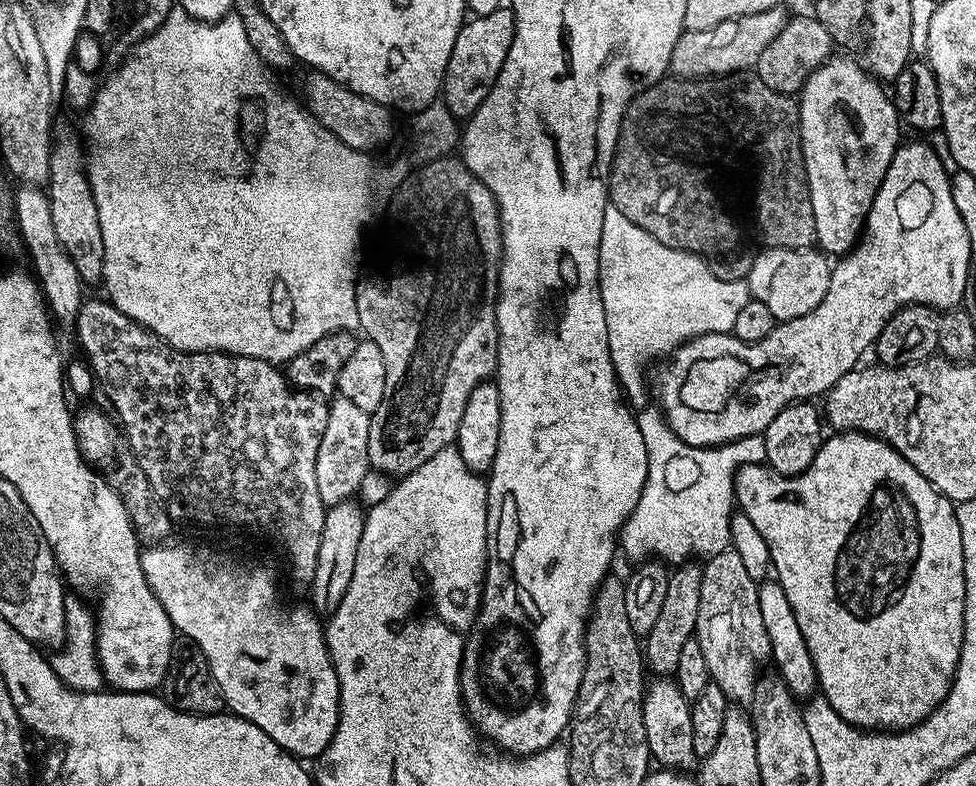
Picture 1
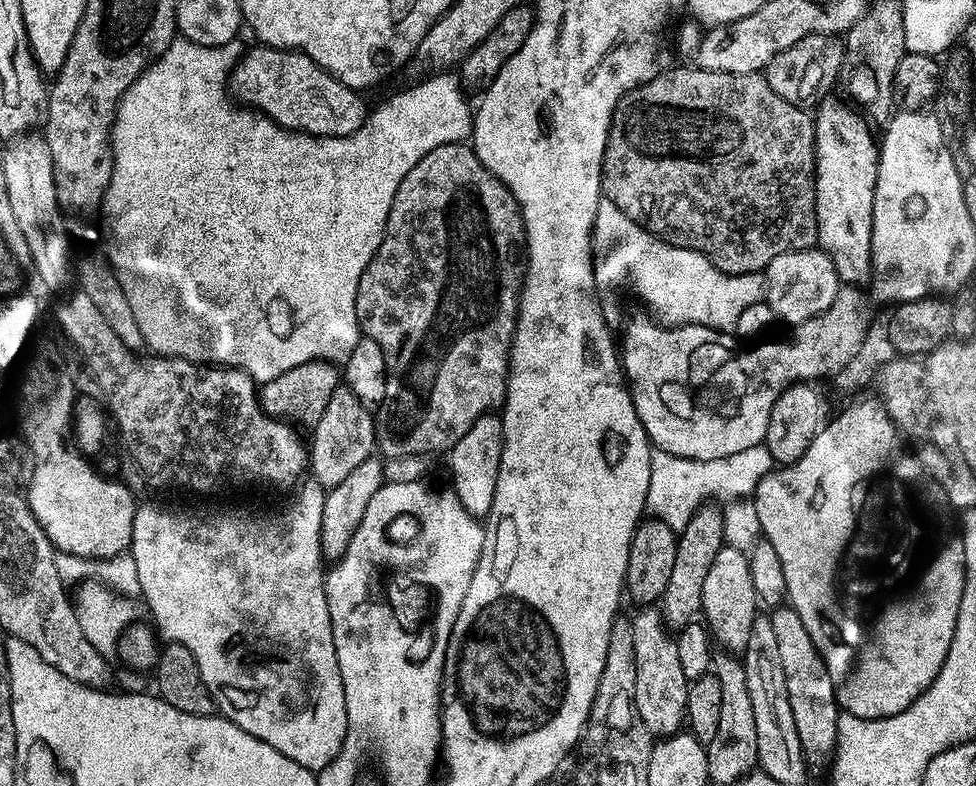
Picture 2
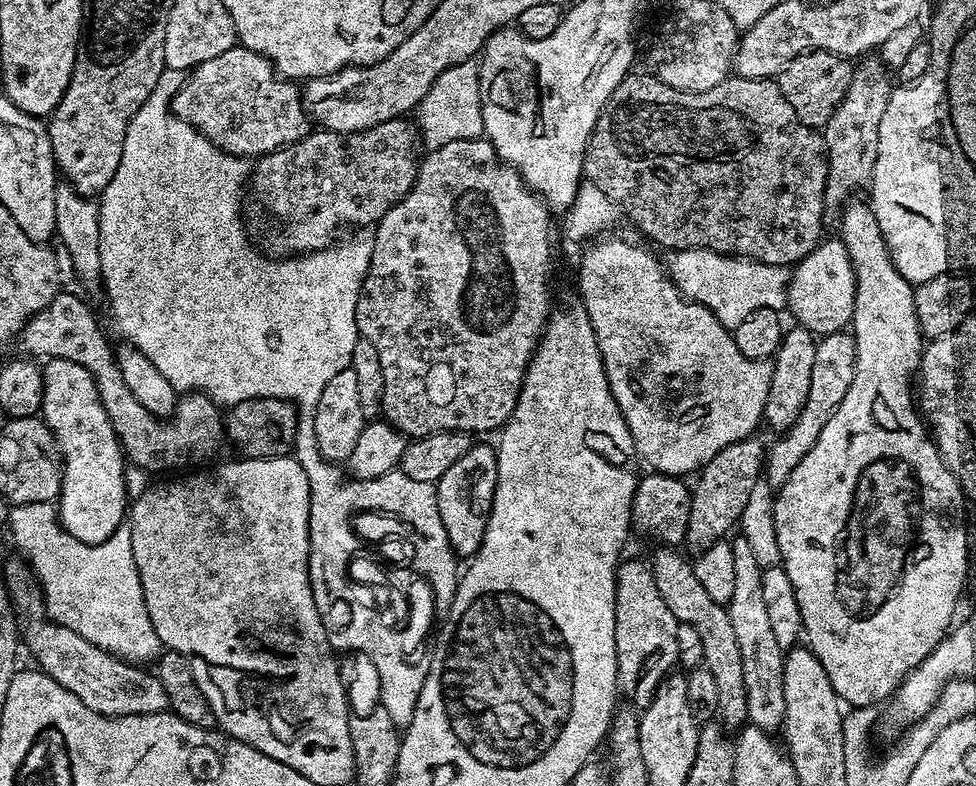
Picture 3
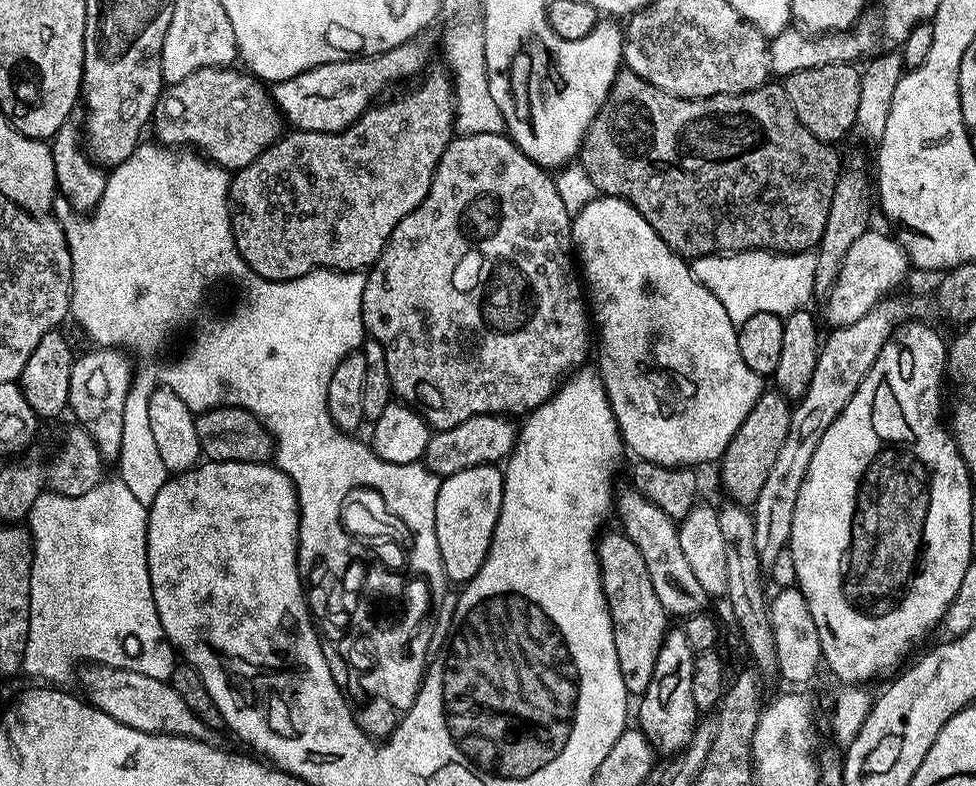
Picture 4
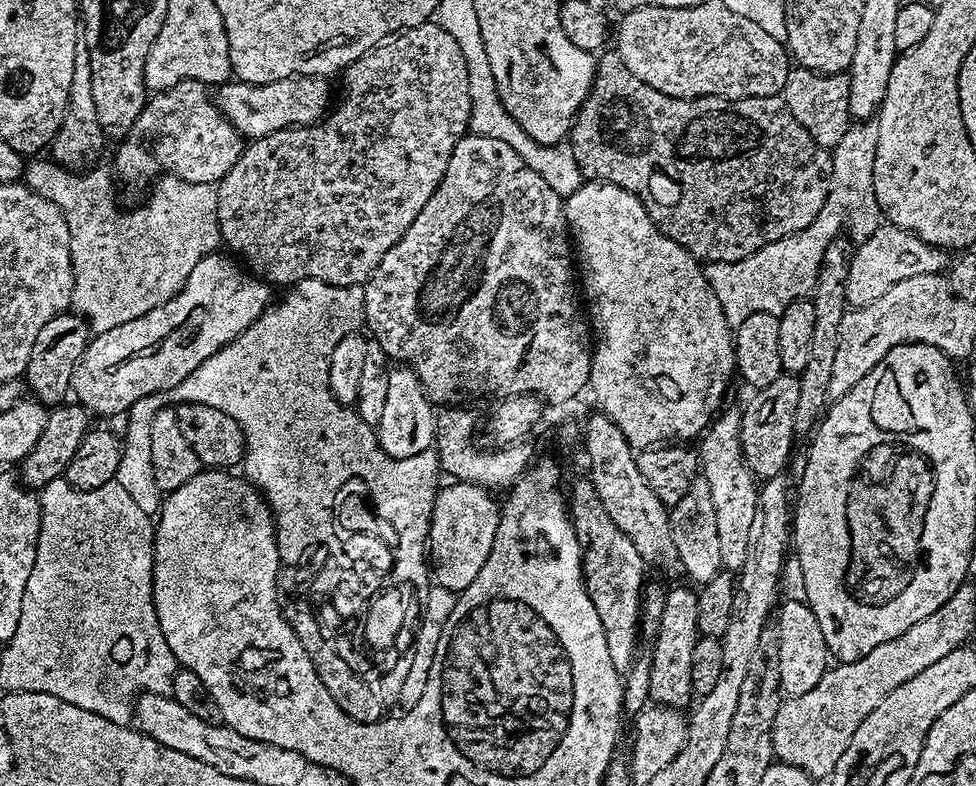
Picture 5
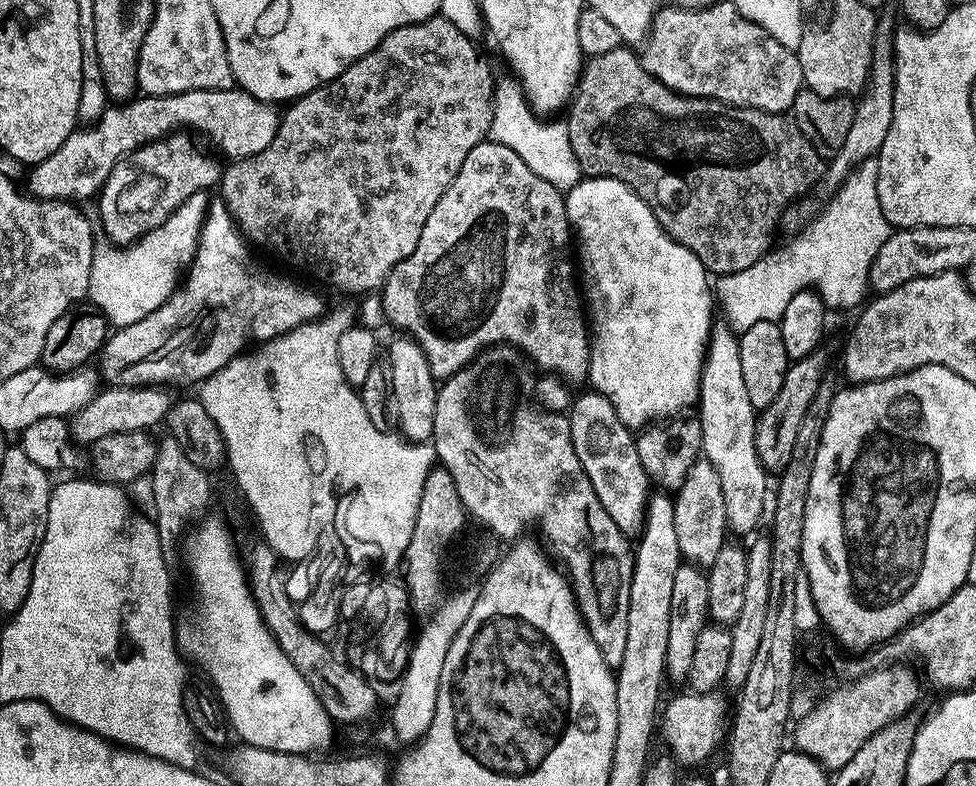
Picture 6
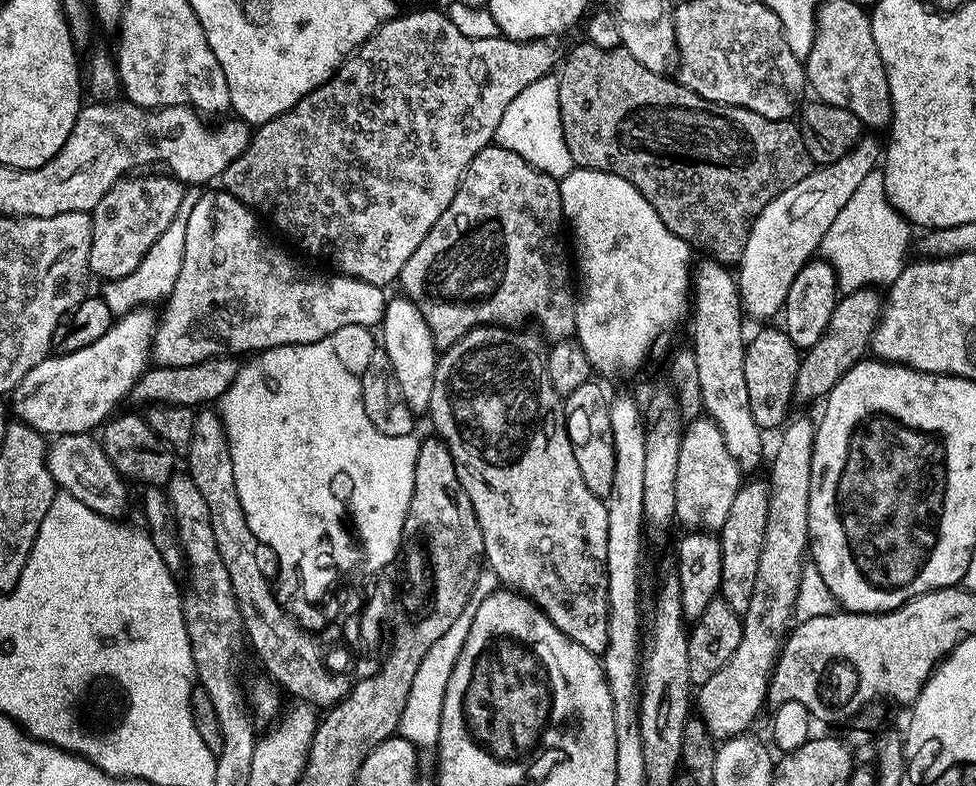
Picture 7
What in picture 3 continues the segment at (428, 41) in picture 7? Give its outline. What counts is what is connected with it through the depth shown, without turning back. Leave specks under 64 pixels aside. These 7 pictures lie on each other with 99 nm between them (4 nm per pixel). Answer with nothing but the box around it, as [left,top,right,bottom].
[250,119,422,254]

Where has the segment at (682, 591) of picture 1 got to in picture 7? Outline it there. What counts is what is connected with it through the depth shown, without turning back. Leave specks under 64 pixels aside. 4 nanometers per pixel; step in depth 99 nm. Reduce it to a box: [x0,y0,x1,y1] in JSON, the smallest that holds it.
[794,286,885,405]

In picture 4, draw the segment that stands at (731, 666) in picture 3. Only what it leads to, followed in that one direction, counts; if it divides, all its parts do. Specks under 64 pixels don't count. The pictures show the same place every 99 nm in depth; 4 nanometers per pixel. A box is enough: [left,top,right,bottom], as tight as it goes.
[614,490,710,618]

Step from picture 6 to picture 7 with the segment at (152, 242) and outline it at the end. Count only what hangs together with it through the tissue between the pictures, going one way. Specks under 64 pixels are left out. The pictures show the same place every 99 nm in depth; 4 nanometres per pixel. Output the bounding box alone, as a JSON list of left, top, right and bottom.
[102,186,201,314]

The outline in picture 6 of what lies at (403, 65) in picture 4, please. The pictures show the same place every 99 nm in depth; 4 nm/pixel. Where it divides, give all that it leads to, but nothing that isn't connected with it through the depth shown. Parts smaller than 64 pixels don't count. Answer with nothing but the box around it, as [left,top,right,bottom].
[27,86,281,202]

